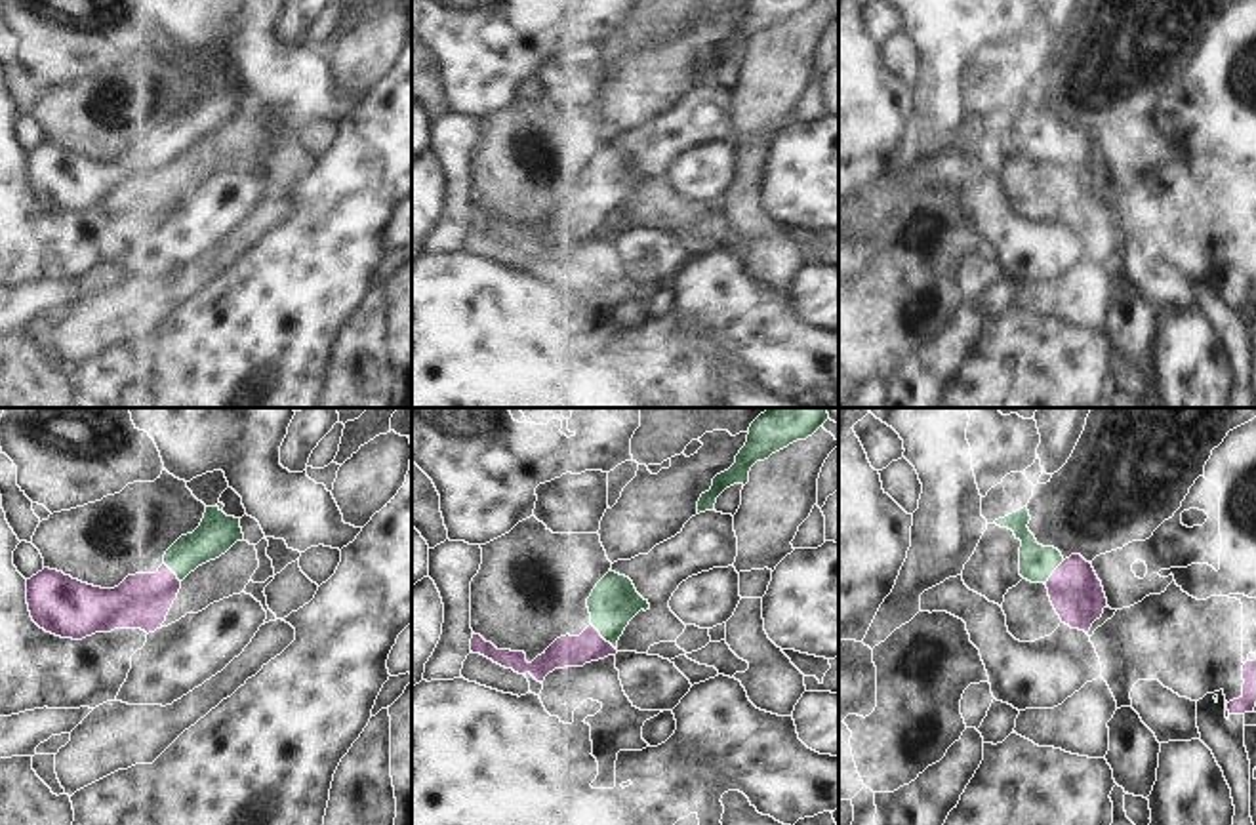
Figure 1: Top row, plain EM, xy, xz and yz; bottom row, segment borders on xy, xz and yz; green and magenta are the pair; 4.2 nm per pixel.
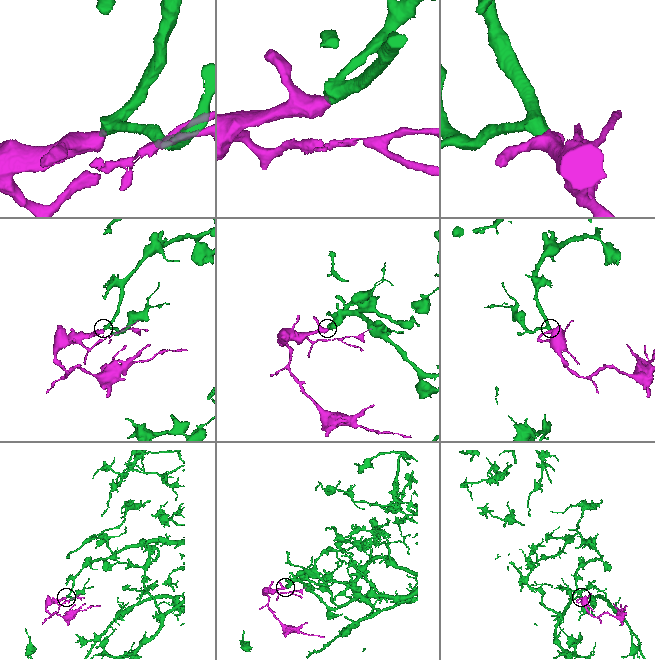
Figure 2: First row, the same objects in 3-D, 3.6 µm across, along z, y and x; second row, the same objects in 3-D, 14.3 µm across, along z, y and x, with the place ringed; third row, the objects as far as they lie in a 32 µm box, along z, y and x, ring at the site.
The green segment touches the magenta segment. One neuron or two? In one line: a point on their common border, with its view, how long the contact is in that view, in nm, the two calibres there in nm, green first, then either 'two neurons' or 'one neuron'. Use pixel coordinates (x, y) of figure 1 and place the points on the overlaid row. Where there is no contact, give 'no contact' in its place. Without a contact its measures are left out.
meets green in xz at (603, 637); contact 160 nm long; 200 nm thick on the green side, 130 nm on the other; one neuron

